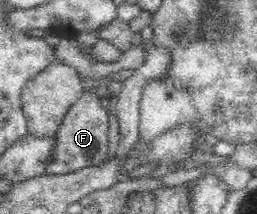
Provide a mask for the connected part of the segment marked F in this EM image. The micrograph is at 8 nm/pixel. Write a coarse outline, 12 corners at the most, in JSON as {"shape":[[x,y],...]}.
{"shape":[[84,89],[56,132],[48,175],[108,156],[110,115]]}

